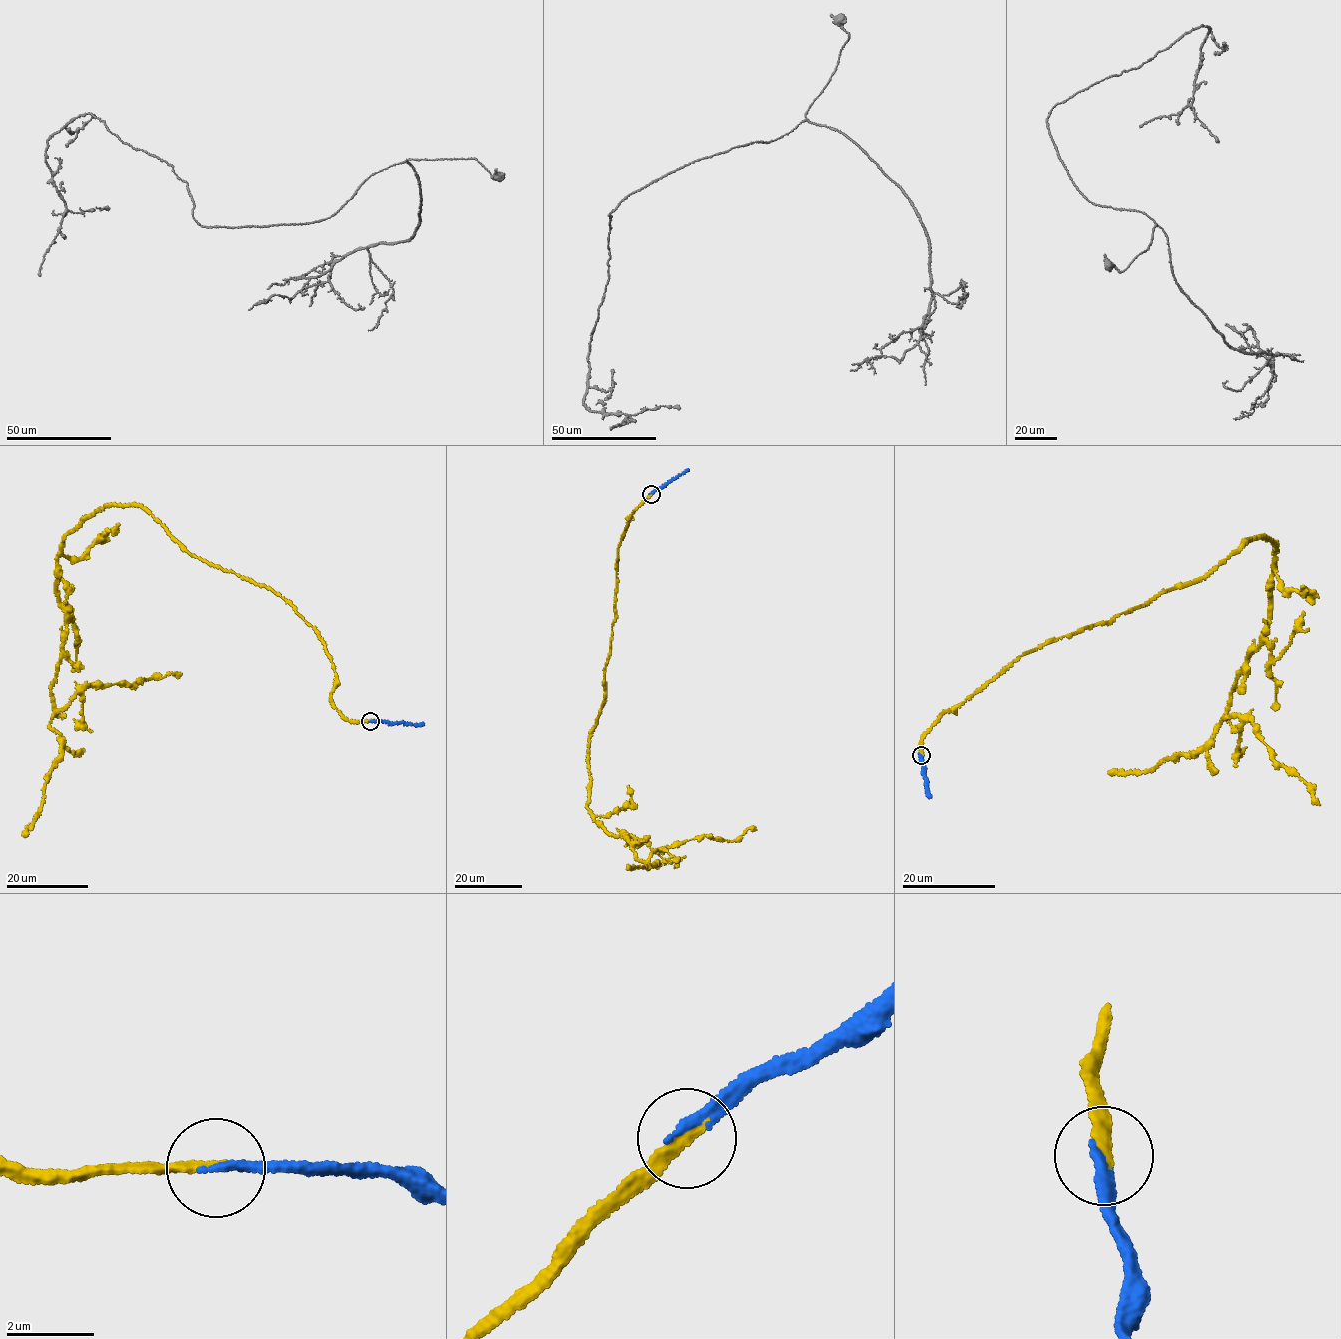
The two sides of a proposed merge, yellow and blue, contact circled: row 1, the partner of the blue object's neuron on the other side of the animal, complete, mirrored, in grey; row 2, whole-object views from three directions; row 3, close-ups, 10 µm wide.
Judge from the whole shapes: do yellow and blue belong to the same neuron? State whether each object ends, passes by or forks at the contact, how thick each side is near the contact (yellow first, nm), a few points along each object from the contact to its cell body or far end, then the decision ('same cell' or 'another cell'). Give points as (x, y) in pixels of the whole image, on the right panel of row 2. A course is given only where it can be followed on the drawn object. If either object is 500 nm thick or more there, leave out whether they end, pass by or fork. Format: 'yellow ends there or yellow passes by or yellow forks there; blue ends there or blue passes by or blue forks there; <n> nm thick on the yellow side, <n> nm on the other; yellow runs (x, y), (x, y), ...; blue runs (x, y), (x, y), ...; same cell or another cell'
yellow ends there; blue ends there; 280 nm thick on the yellow side, 240 nm on the other; yellow runs (921, 755), (940, 715), (1022, 655), (1261, 537), (1276, 545), (1271, 608), (1226, 719), (1249, 719), (1319, 804); blue runs (921, 755), (929, 797); same cell

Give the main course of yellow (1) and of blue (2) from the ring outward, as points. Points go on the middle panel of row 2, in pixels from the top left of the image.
1: (651, 494), (627, 518), (618, 547), (587, 808), (644, 863), (699, 836), (729, 841), (756, 829)
2: (651, 494), (688, 470)

